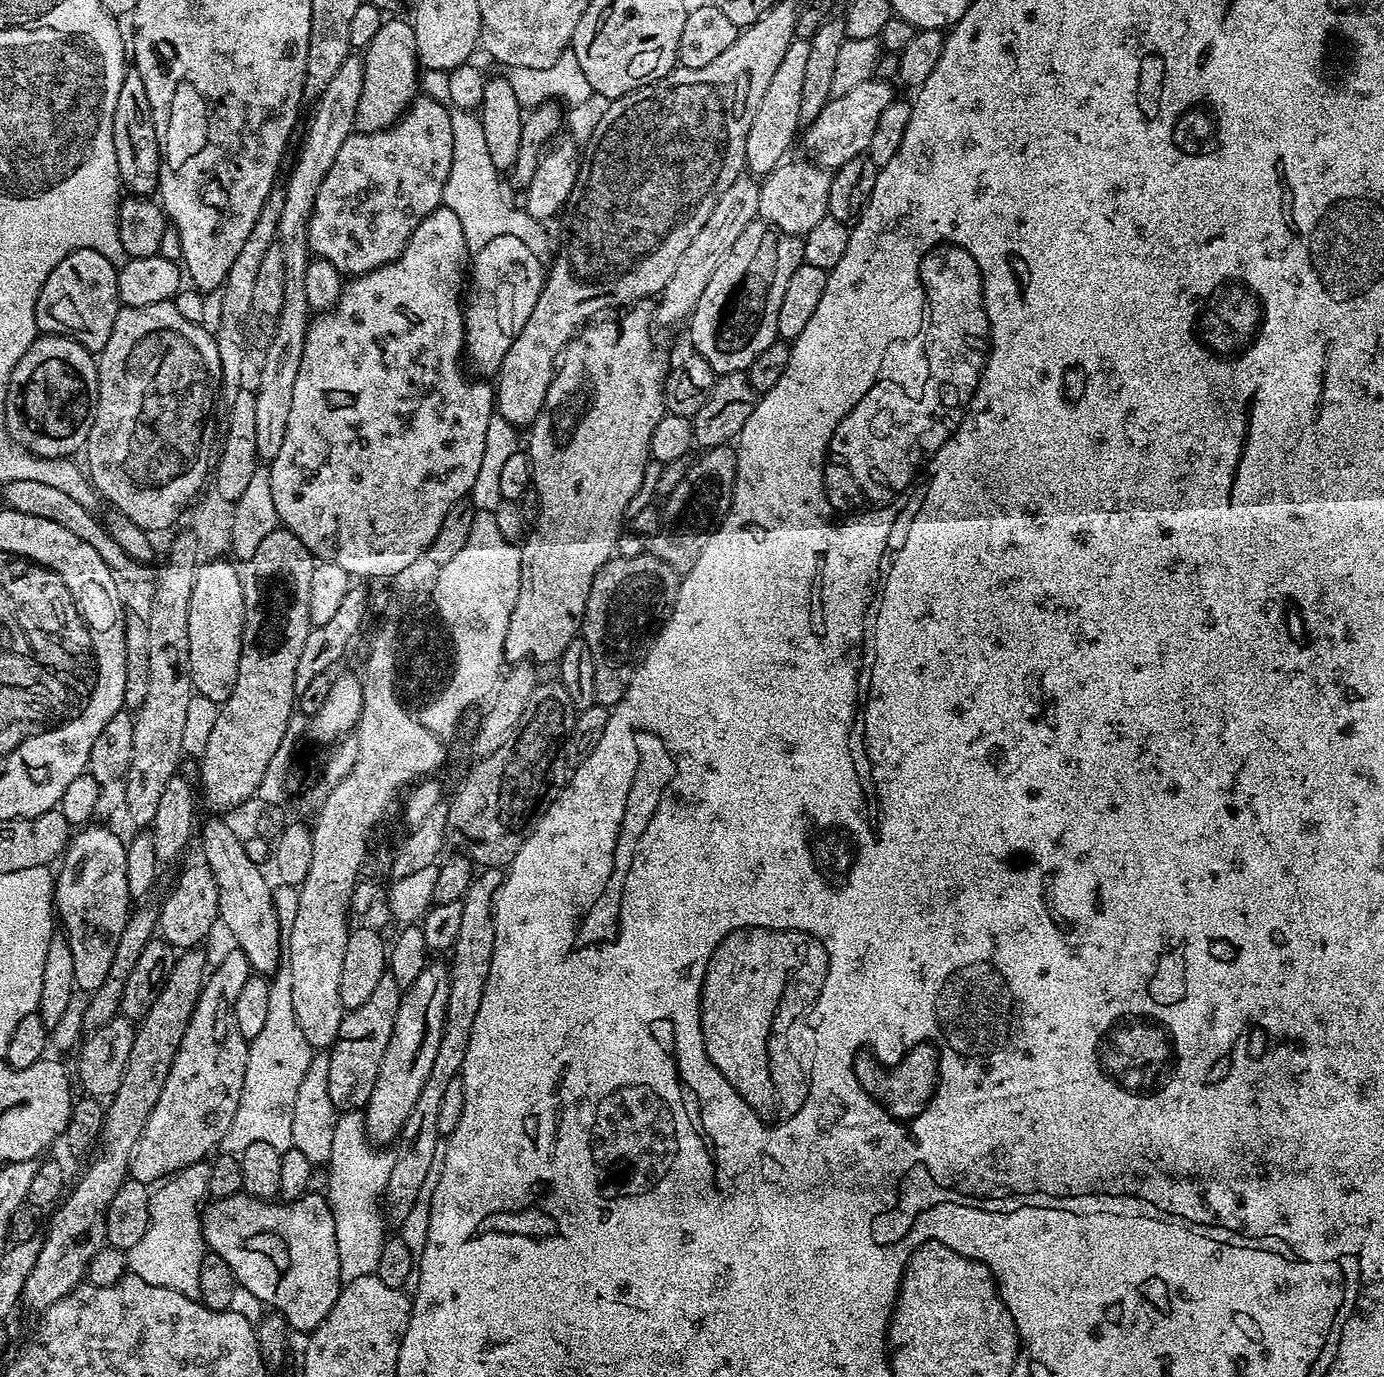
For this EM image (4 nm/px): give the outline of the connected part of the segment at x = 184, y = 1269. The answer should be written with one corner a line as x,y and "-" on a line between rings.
207,1163
191,1164
189,1168
183,1168
176,1175
167,1177
151,1193
150,1226
146,1230
146,1234
142,1234
142,1239
133,1248
127,1249
126,1252
128,1272
131,1275
142,1278
142,1282
150,1282
150,1286
166,1286
166,1290
178,1290
182,1294
186,1294
186,1298
199,1300
198,1270
202,1270
202,1258
206,1254
206,1245
201,1228
201,1213
202,1205
208,1196
209,1178
210,1167

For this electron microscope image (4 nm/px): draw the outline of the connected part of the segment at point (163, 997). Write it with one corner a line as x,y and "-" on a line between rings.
184,950
177,955
174,970
170,970
170,978
166,982
166,986
162,986
162,994
158,994
154,1006
150,1006
144,1019
139,1021
134,1046
130,1049
130,1062
126,1062
126,1074
122,1074
122,1086
118,1086
118,1090
115,1096
111,1097
104,1114
104,1125
98,1141
100,1156
93,1155
91,1157
93,1160
89,1162
88,1169
77,1178
73,1188
71,1185
67,1189
66,1195
59,1201
55,1211
51,1213
53,1216
49,1220
47,1217
41,1250
37,1262
34,1263
33,1272
26,1279
22,1297
23,1303
28,1303
36,1311
36,1314
43,1313
45,1309
54,1306
54,1302
58,1302
63,1296
70,1294
75,1288
79,1288
81,1284
85,1283
89,1264
98,1254
98,1250
102,1250
106,1246
108,1207
110,1202
114,1202
114,1194
118,1194
124,1181
129,1179
130,1154
134,1150
138,1138
144,1132
146,1122
162,1094
162,1086
166,1086
166,1074
170,1074
174,1054
178,1054
178,1046
182,1046
182,1034
186,1034
186,1026
194,1014
194,1006
198,1002
200,991
204,989
206,969
209,964
207,954
200,951
204,950

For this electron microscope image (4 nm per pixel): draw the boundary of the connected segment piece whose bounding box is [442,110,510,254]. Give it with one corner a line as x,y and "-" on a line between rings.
453,111
450,126
454,126
454,162
450,162
450,178
446,178
442,204
454,210
458,223
462,225
462,235
466,238
469,253
475,254
486,246
486,242
502,238
502,200
509,200
510,196
500,181
503,180
502,174
494,162
490,162
479,115

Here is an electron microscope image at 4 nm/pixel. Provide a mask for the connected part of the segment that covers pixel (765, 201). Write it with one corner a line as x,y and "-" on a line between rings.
801,158
793,164
781,162
778,167
759,181
758,217
765,224
773,224
791,236
803,238
817,222
828,215
828,195
832,172

